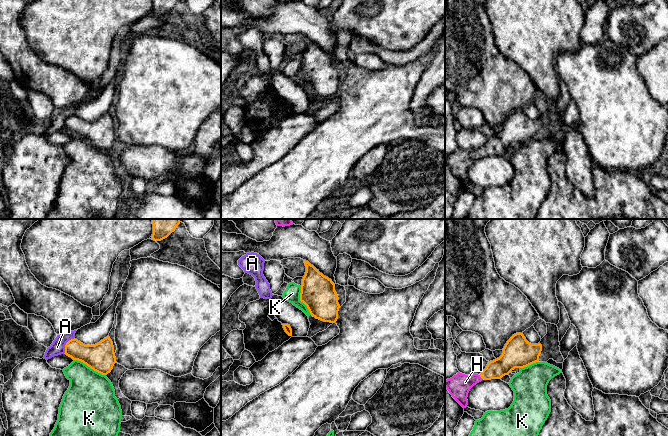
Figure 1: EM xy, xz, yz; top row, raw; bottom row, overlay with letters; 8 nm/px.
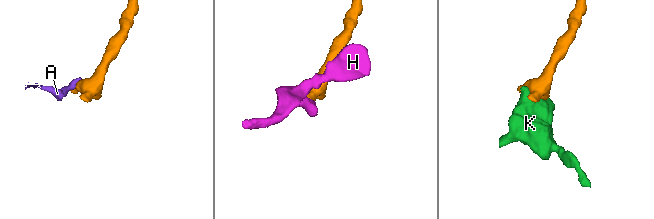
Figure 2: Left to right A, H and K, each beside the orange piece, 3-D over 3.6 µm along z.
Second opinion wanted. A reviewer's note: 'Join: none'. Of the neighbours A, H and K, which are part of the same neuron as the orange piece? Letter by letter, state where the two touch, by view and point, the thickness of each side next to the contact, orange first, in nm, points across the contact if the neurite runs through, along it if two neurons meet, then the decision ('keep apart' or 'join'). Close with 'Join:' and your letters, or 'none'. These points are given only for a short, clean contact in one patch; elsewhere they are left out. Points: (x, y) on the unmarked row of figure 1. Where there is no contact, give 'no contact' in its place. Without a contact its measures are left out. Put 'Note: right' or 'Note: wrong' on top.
Note: wrong
A: contact xy (66, 120); calibres 190 and 110 nm; border xy (74, 113), (66, 119), (64, 128); keep apart
H: contact yz (480, 152); calibres 160 and 180 nm; way yz (496, 145), (480, 152), (459, 161); join
K: contact xy (90, 143); calibres 220 and 400 nm; border xy (74, 135), (82, 137), (105, 151); keep apart
Join: H

